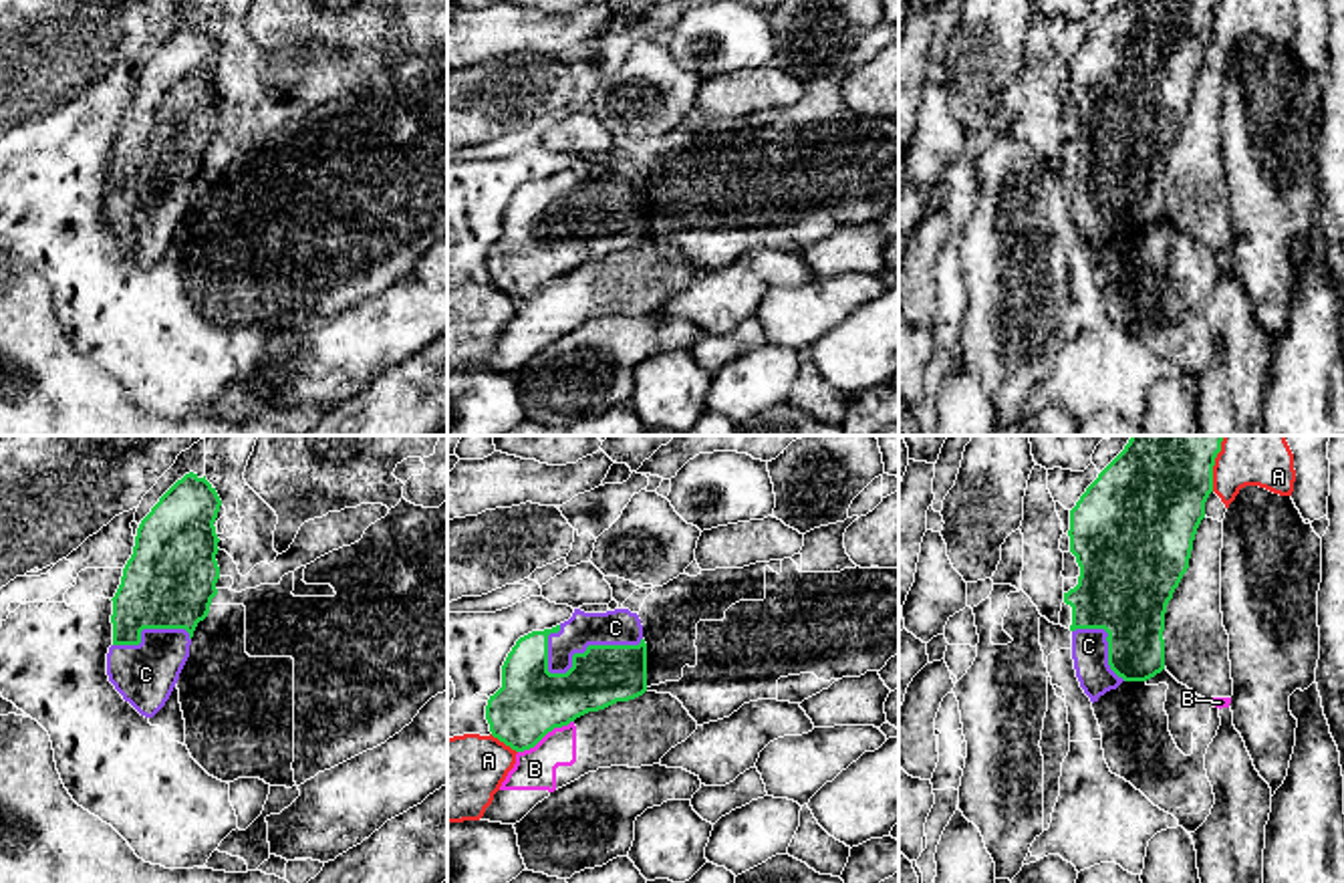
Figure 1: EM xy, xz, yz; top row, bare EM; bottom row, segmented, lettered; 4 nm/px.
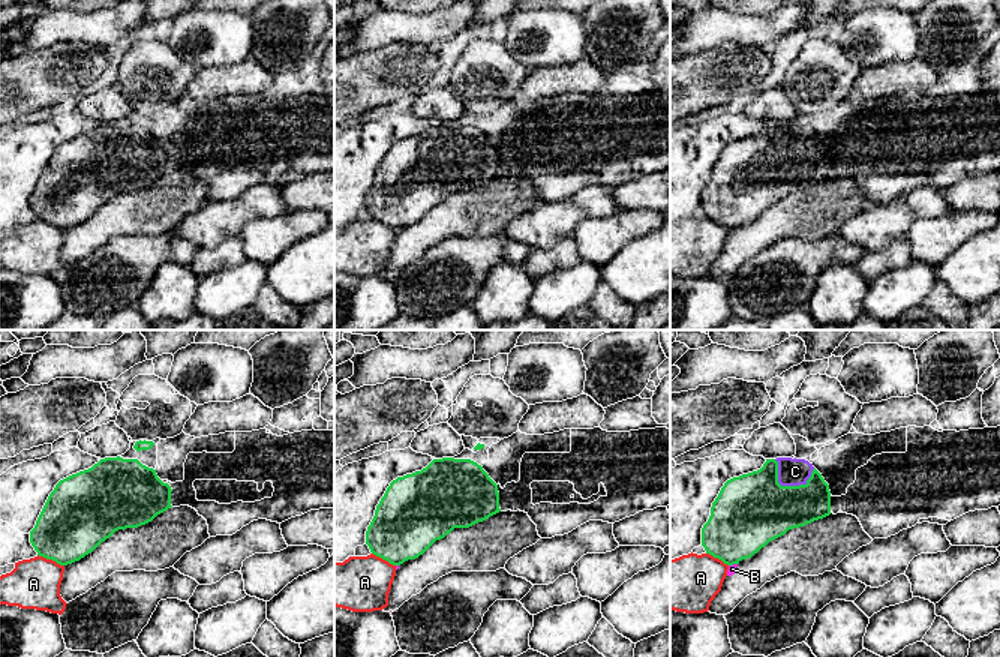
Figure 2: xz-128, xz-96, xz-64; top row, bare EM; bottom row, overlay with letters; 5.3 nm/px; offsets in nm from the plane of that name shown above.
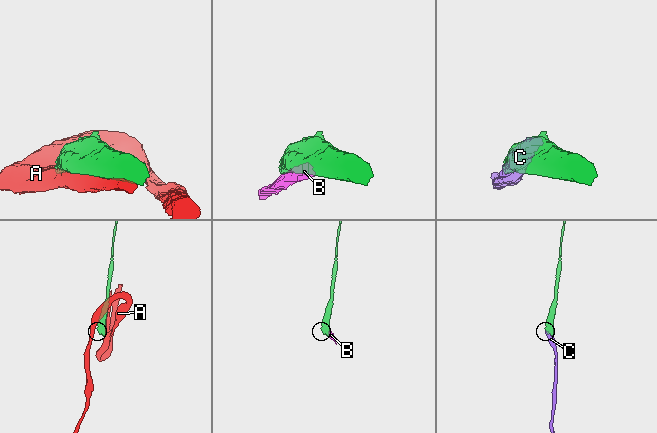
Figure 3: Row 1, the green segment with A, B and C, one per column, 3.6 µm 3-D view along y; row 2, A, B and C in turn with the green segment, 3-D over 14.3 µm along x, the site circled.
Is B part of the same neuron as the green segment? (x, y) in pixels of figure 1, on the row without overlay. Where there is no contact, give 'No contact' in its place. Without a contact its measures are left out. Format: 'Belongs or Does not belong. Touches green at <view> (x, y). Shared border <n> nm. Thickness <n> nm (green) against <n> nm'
Does not belong. Touches green at xz (545, 283). Shared border 260 nm. Thickness 280 nm (green) against 170 nm

